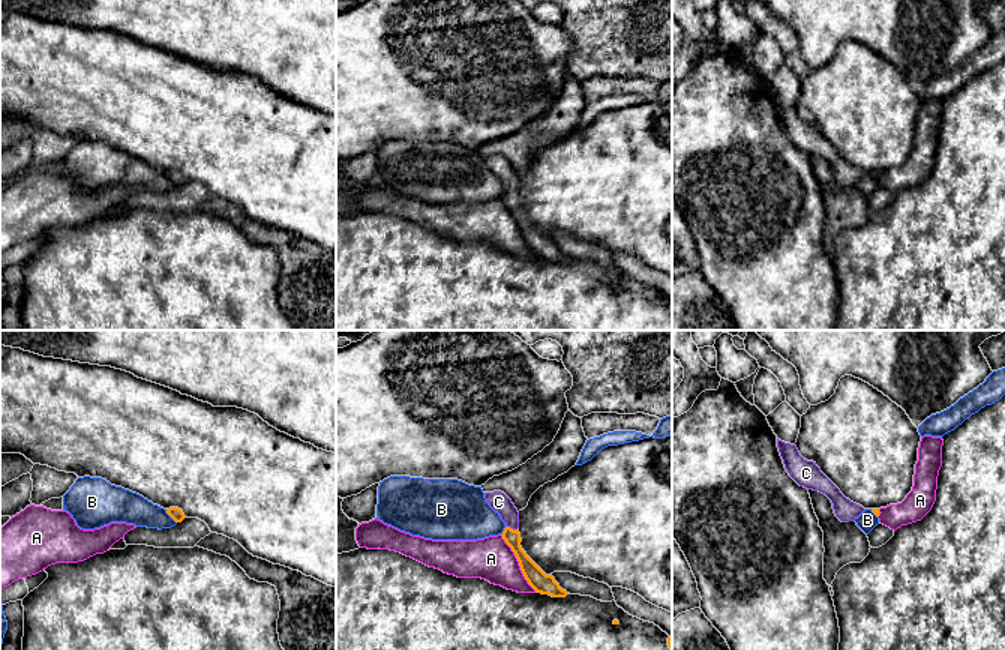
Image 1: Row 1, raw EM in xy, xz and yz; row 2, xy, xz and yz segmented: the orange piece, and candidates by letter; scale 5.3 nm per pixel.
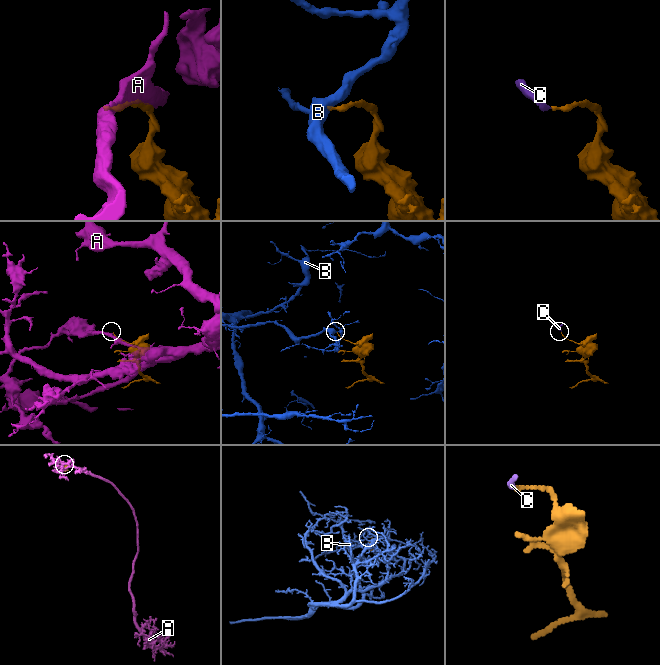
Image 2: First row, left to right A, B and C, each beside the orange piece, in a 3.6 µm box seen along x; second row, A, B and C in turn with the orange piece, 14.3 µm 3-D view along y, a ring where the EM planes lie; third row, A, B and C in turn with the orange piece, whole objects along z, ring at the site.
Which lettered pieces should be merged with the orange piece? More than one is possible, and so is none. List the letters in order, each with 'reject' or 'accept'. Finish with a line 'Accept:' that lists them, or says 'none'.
A: reject
B: reject
C: accept
Accept: C

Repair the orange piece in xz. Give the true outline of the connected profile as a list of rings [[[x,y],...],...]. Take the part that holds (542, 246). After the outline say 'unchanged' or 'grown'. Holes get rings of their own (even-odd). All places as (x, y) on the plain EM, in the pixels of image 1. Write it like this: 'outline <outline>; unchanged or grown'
outline [[[501,155],[484,156],[484,162],[489,170],[500,177],[501,183],[506,186],[502,195],[502,203],[514,216],[520,234],[528,245],[528,248],[542,258],[549,258],[552,261],[566,261],[568,257],[560,251],[552,239],[546,239],[522,213],[520,197],[519,197],[519,176],[512,167],[512,164]]]; grown

